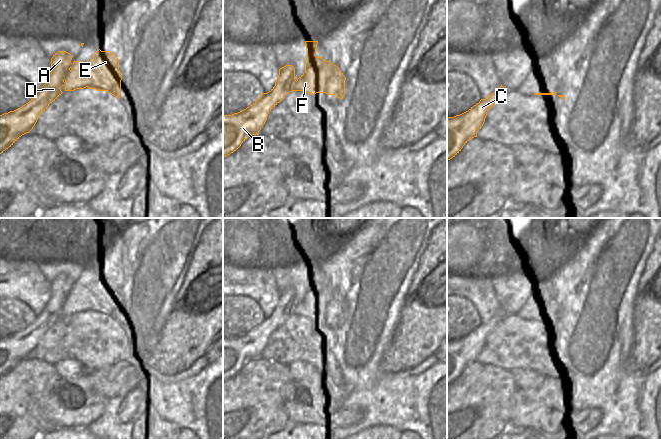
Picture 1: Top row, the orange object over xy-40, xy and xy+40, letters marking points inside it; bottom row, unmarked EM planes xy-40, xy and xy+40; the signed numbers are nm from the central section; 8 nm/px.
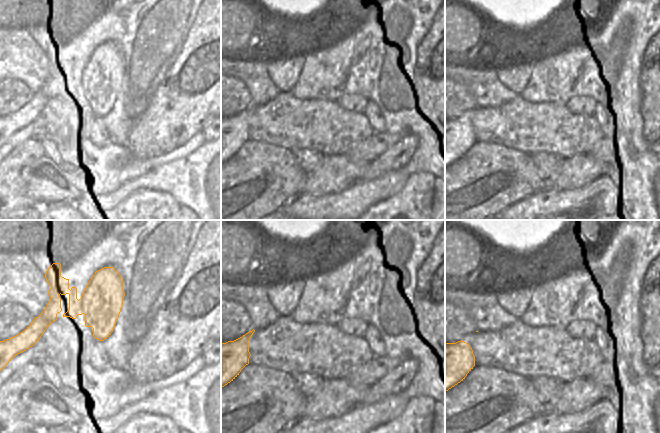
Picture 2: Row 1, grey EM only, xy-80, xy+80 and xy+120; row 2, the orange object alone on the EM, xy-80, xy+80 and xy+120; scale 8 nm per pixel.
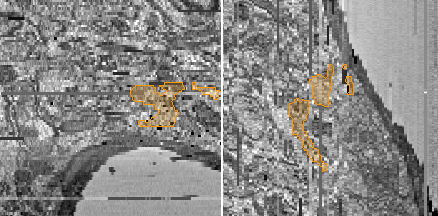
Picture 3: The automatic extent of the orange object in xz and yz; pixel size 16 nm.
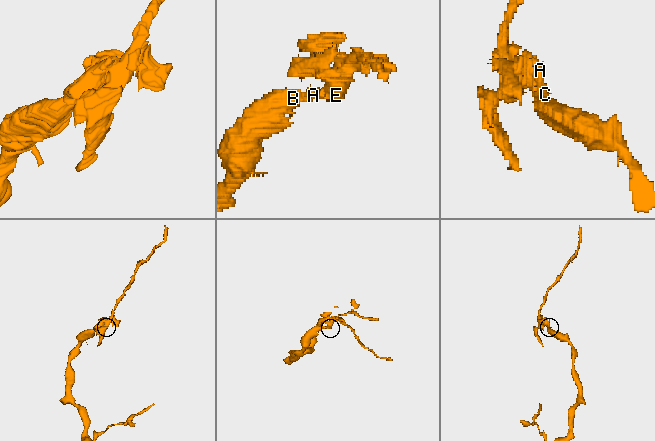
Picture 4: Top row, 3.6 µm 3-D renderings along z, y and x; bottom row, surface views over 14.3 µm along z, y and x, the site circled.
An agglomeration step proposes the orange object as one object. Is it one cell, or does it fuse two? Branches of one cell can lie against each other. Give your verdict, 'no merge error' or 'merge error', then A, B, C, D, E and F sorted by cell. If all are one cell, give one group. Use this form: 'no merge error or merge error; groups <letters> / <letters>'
merge error; groups A B C D / E F

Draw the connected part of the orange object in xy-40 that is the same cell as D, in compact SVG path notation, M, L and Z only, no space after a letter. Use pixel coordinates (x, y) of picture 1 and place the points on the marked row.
M66 51L55 53L51 58L51 74L47 82L35 93L35 96L22 107L0 115L0 154L11 147L22 135L29 133L49 104L63 93L60 88L66 85L64 80L70 74L72 58L73 56Z

